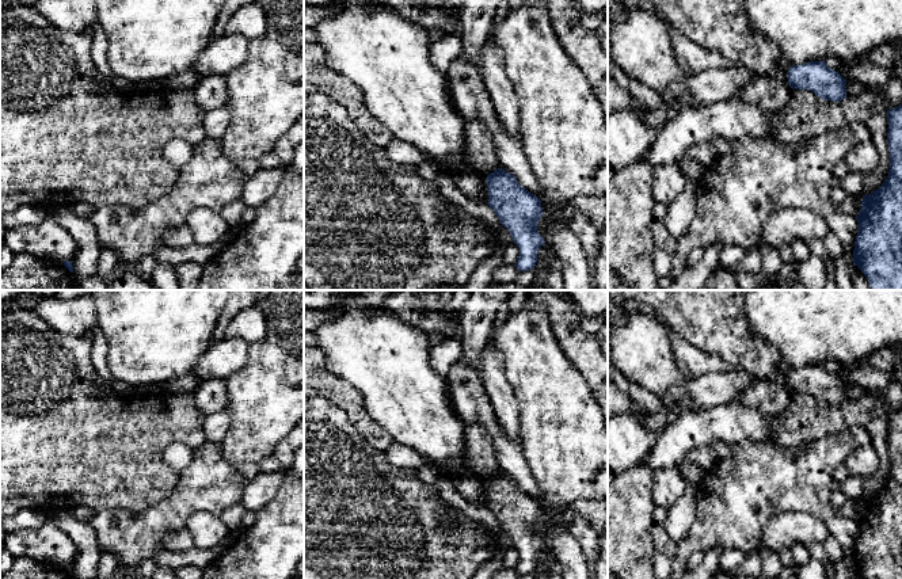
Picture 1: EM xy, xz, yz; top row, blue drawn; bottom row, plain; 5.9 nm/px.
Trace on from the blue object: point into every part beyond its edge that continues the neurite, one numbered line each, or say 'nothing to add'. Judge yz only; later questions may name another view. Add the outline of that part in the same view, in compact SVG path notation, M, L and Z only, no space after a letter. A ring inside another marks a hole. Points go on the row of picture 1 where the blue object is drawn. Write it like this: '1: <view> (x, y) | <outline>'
nothing to add

